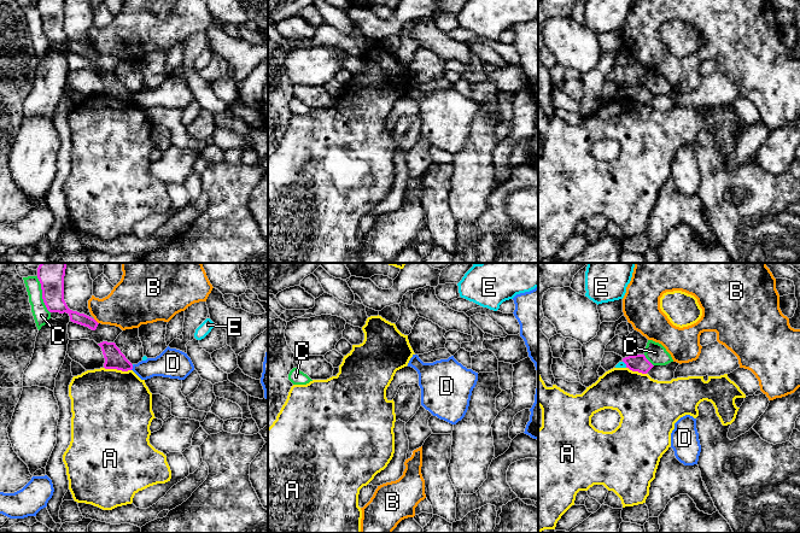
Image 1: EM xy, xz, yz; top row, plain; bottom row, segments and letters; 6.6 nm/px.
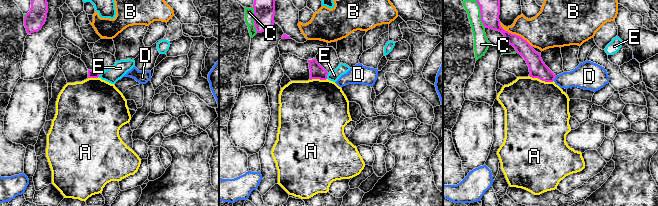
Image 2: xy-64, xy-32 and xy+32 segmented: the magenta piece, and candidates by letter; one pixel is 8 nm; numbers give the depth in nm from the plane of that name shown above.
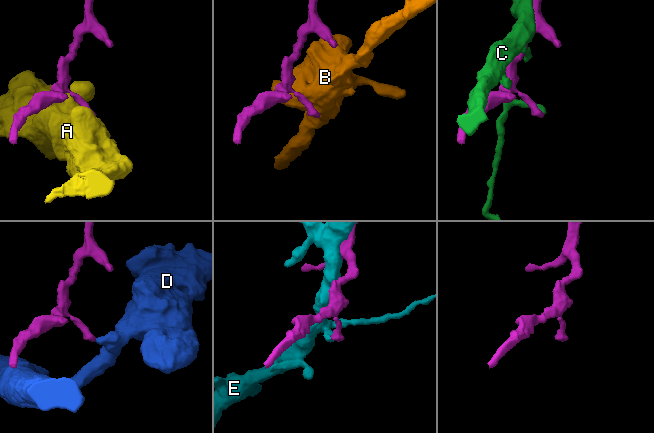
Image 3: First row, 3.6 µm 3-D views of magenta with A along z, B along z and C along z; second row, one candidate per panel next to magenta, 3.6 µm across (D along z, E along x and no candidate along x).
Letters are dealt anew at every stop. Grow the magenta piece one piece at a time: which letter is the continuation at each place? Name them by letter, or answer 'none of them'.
none of them

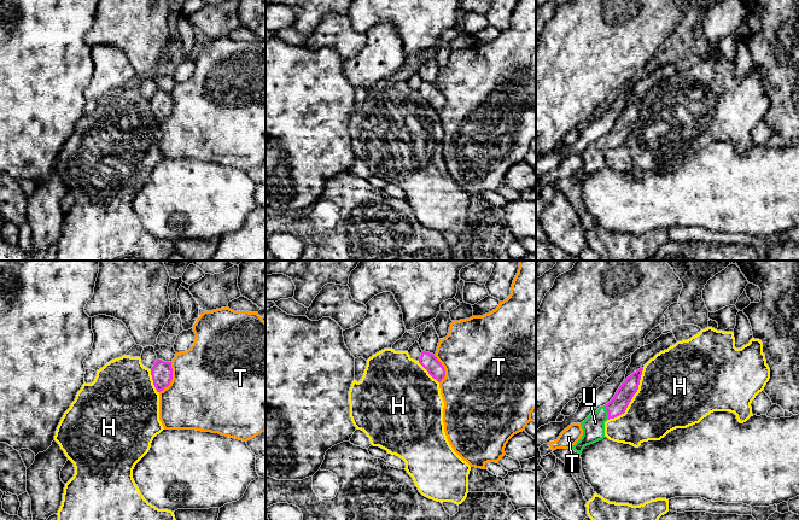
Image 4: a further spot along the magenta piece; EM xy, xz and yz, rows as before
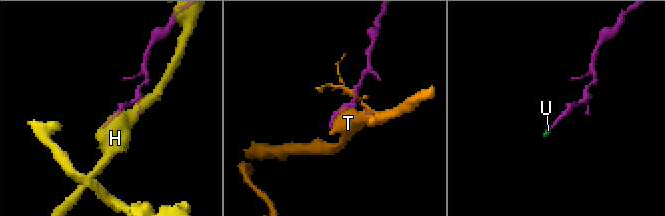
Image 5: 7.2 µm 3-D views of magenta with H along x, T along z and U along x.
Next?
U

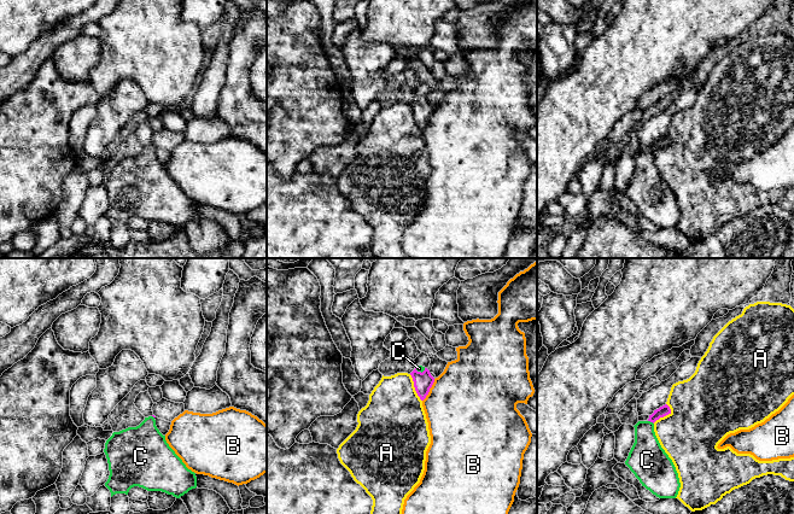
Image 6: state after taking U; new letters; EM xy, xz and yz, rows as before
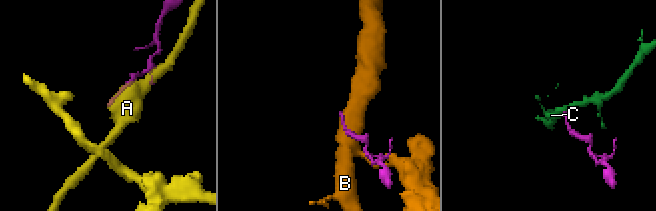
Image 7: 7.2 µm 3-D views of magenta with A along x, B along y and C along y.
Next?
C

